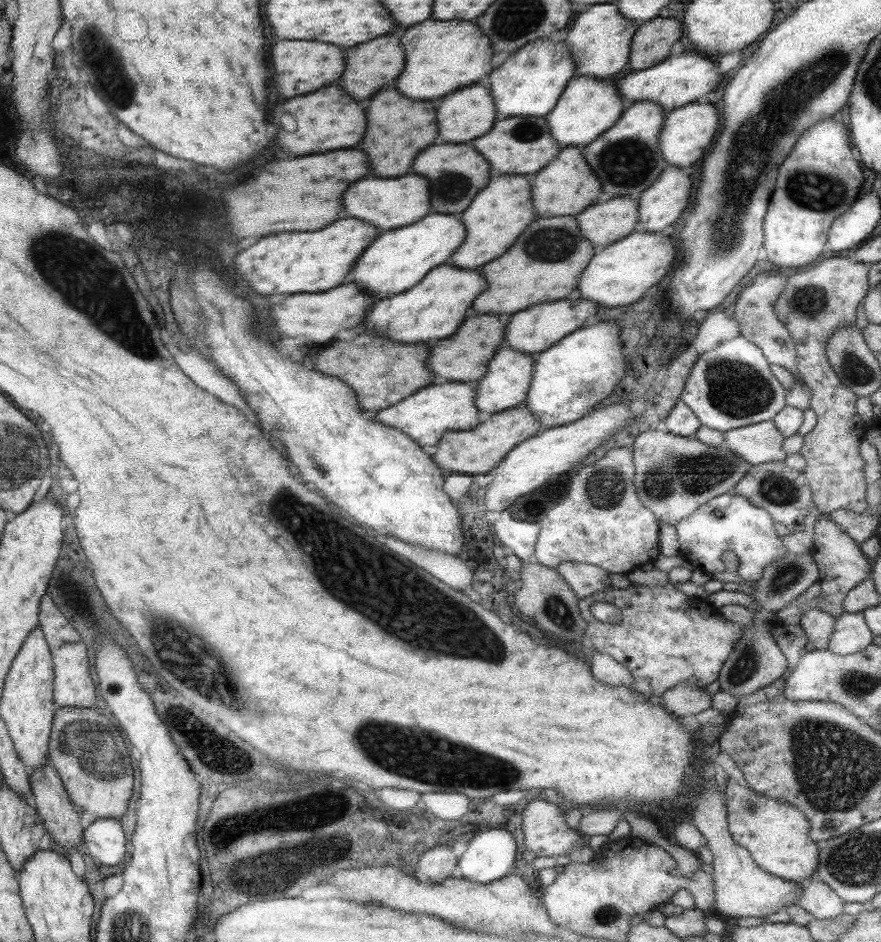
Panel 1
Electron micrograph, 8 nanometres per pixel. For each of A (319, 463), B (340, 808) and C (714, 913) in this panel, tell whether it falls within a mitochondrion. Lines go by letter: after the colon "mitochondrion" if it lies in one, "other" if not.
A: mitochondrion
B: other
C: other

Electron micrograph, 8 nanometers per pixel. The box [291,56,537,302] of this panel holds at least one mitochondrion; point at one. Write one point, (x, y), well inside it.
(451, 186)

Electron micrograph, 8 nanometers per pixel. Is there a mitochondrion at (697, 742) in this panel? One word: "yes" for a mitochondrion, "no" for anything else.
no

